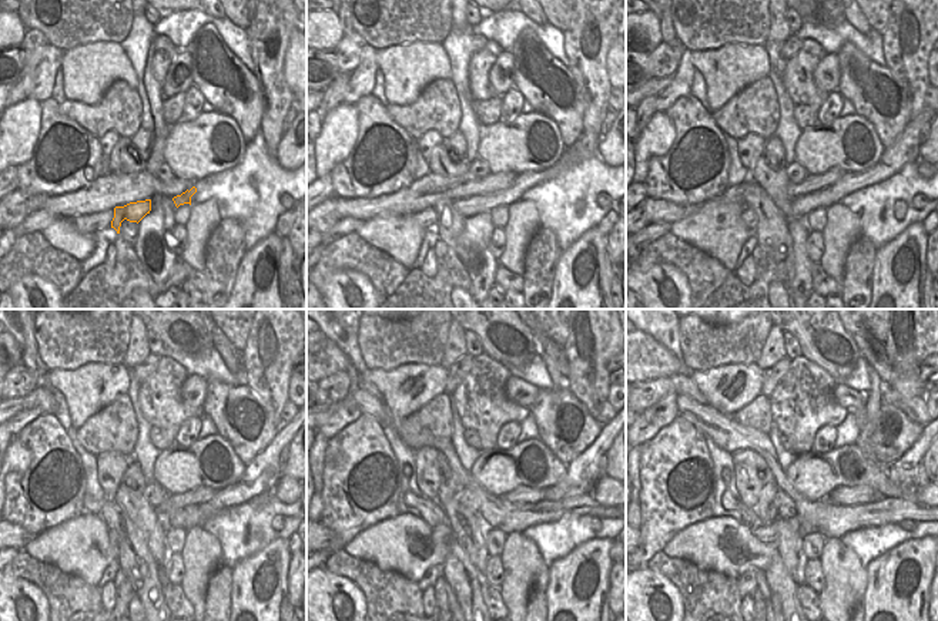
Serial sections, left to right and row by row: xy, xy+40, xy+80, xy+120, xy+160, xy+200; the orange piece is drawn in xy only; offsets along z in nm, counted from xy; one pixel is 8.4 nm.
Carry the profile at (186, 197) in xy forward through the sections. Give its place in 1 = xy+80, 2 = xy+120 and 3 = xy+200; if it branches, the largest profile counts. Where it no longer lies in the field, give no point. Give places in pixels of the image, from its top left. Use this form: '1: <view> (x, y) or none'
1: xy+80 (905, 150)
2: xy+120 (263, 473)
3: xy+200 (901, 473)

